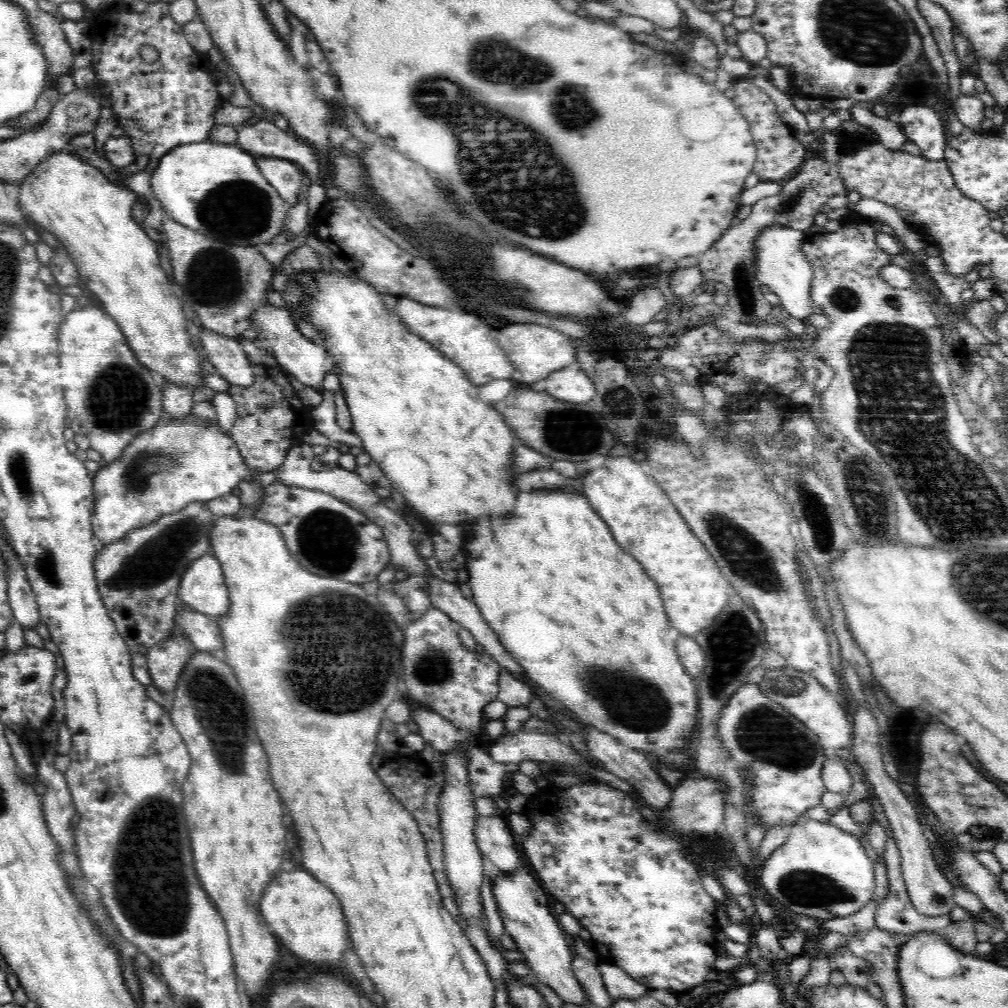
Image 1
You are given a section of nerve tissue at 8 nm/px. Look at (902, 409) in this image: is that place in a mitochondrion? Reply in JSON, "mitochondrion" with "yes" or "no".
{"mitochondrion":"yes"}

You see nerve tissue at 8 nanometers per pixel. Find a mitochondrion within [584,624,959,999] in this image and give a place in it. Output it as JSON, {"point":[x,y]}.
{"point":[763,734]}

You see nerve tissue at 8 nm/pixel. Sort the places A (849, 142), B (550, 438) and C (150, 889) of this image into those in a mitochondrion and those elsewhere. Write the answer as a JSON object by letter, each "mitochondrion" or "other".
{"A":"other","B":"mitochondrion","C":"mitochondrion"}

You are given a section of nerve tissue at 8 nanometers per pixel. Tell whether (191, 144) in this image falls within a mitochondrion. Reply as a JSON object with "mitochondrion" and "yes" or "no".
{"mitochondrion":"no"}

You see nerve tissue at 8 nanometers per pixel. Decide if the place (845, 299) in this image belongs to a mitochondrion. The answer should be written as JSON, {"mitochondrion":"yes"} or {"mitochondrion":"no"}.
{"mitochondrion":"yes"}

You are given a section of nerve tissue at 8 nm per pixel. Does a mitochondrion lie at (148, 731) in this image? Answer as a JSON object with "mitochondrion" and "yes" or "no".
{"mitochondrion":"no"}

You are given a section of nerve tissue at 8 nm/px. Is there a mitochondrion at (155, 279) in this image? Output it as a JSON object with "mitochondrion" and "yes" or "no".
{"mitochondrion":"no"}

